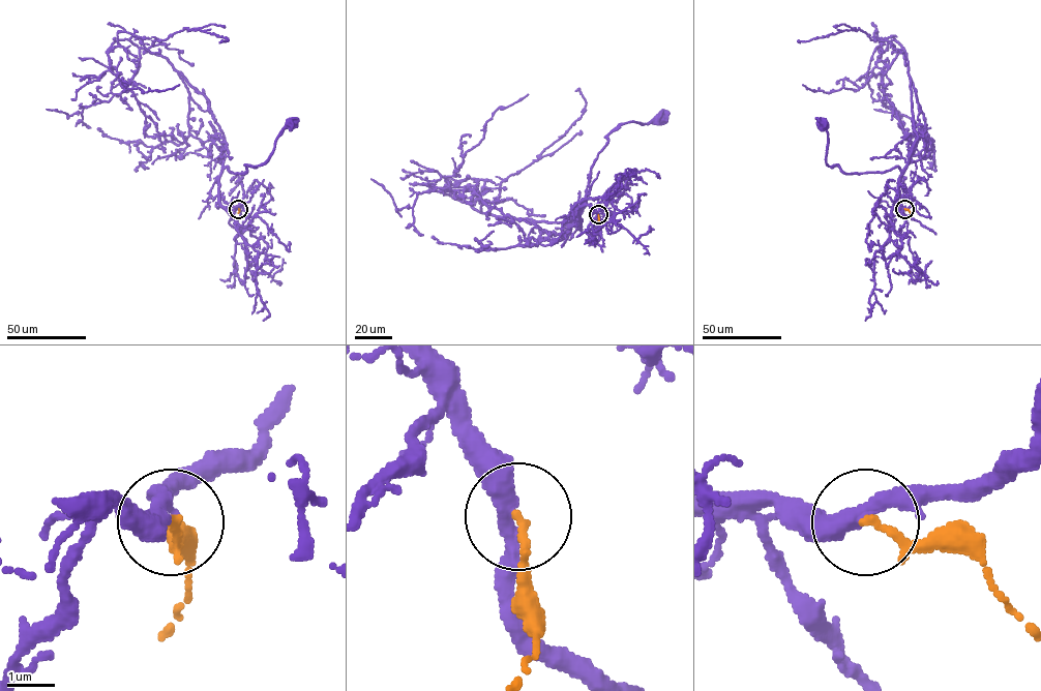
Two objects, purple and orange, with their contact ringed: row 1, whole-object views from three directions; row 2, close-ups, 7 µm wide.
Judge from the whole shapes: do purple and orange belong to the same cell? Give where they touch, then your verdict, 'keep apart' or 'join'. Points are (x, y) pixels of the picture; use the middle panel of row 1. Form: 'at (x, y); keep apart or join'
at (598, 214); keep apart

